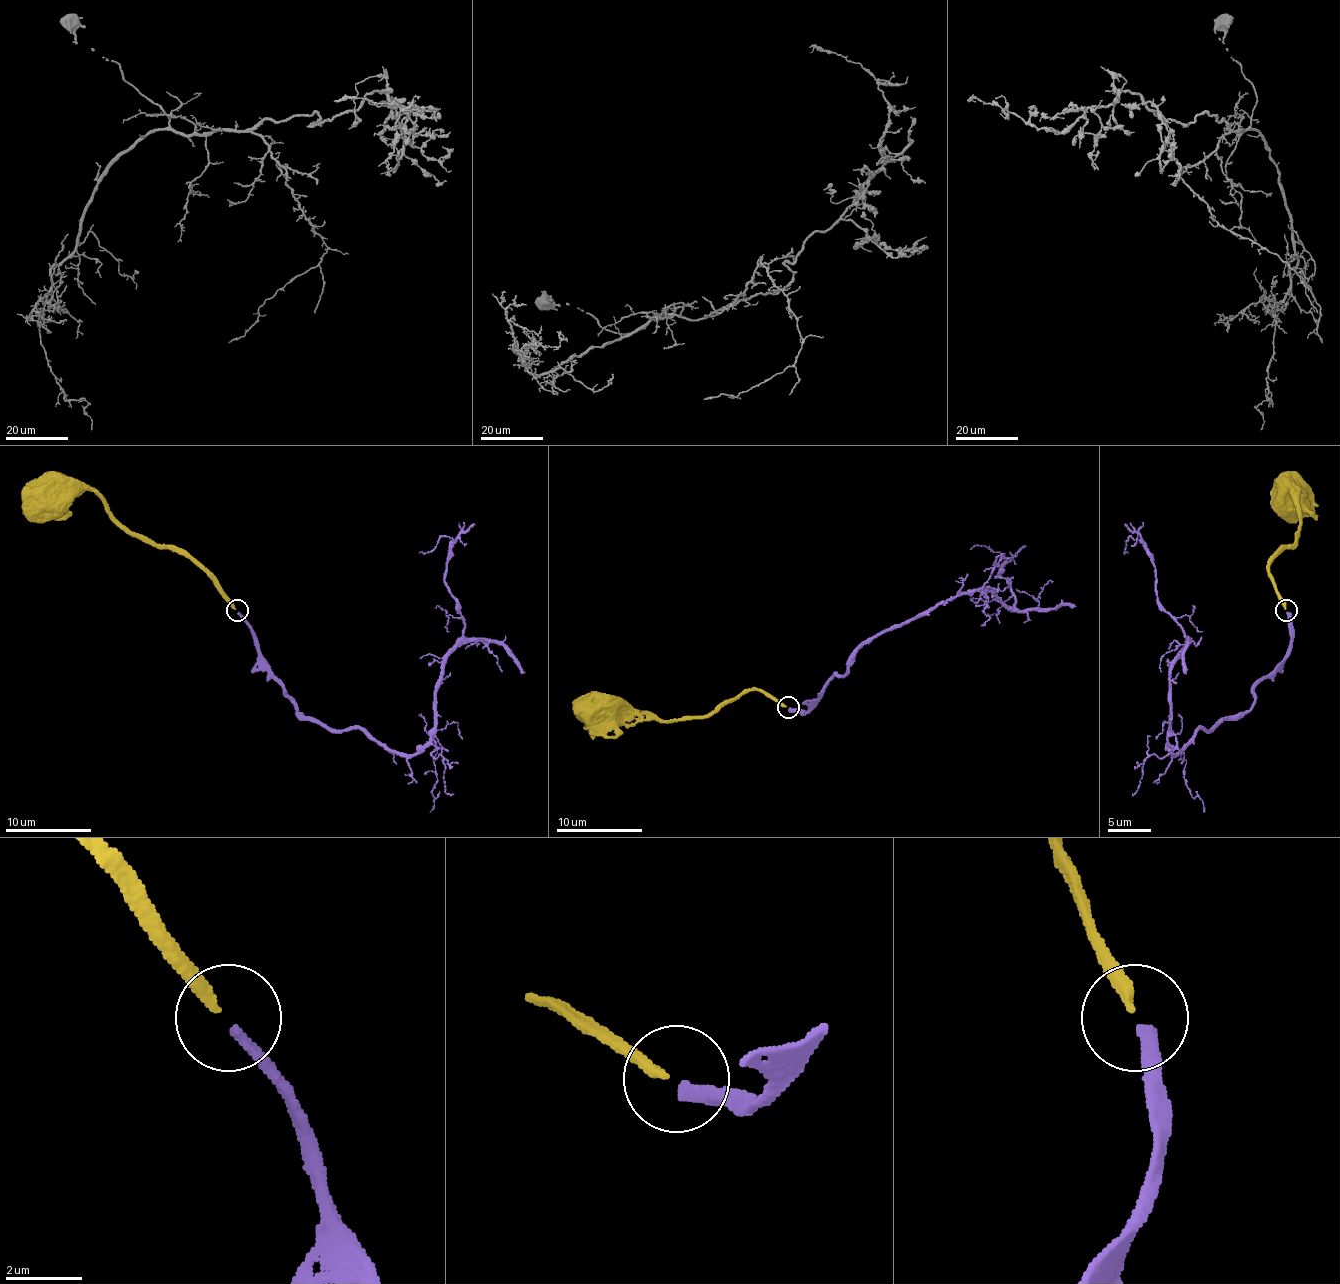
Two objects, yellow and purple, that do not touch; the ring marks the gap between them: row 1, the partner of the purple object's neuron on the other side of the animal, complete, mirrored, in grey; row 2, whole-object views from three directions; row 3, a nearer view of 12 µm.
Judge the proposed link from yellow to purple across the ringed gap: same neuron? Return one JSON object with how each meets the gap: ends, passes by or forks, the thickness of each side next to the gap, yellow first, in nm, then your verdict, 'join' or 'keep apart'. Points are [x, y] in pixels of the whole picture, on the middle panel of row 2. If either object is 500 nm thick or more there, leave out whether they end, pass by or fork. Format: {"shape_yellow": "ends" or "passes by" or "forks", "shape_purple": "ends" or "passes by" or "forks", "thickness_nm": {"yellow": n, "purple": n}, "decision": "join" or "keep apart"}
{"shape_yellow": "ends", "shape_purple": "ends", "thickness_nm": {"yellow": 280, "purple": 320}, "decision": "join"}

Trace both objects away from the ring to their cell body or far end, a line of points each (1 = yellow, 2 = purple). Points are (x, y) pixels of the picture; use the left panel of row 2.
1: (235, 608), (222, 586), (202, 567), (151, 541), (142, 541), (120, 524), (90, 489), (69, 489), (49, 500)
2: (237, 612), (302, 714), (414, 755), (431, 738), (440, 666), (463, 625), (444, 580), (455, 541), (418, 552)

